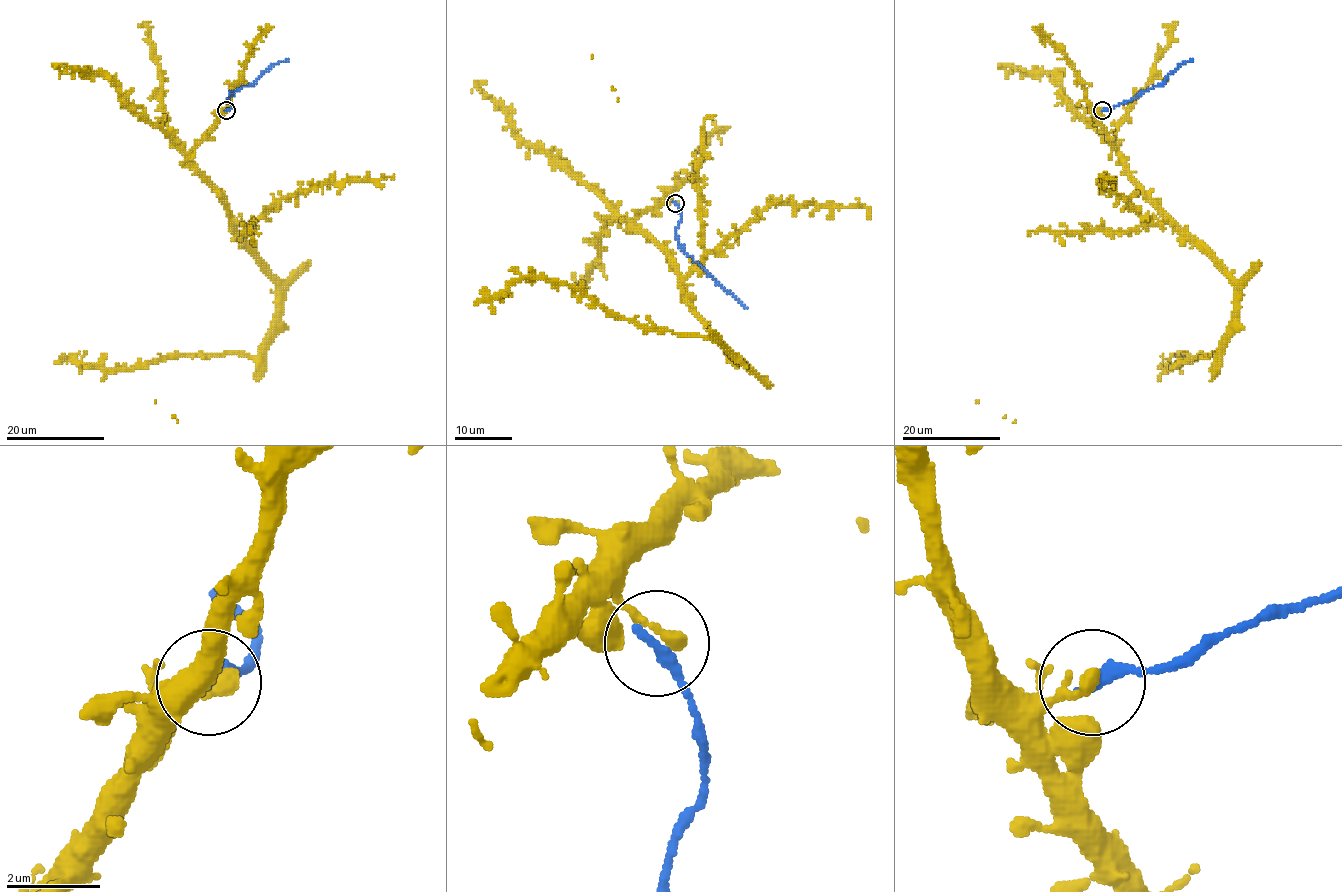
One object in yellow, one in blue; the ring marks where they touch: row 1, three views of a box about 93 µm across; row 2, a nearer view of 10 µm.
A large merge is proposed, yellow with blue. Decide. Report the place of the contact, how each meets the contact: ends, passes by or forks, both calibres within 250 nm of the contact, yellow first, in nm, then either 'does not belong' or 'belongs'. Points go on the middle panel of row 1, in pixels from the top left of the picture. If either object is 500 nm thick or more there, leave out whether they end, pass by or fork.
(675, 203) | yellow ends | blue ends | 320/320 nm | does not belong

